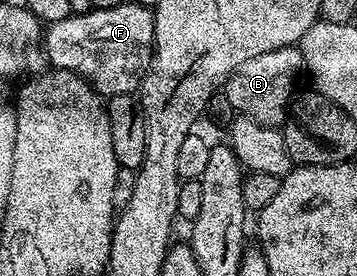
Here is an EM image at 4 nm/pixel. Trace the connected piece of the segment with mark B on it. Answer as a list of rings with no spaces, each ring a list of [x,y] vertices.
[[[300,47],[280,48],[256,58],[247,58],[223,85],[223,95],[231,102],[234,113],[255,118],[260,124],[281,126],[286,123],[295,99],[297,75],[302,75]]]

